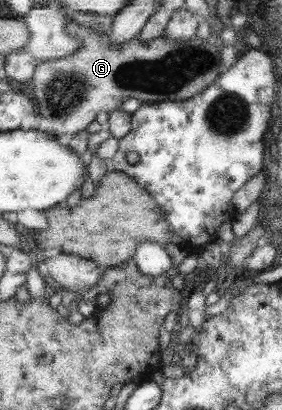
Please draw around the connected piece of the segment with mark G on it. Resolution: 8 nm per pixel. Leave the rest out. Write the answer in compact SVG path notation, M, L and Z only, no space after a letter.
M76 22L64 24L69 36L79 40L79 46L72 52L54 60L42 60L34 66L28 90L34 93L39 116L50 121L55 137L65 140L76 132L84 131L98 112L117 110L127 98L137 98L141 103L160 103L164 101L186 100L204 88L210 87L220 76L220 50L212 41L204 41L196 36L184 40L169 40L164 36L148 41L138 41L137 36L120 47L110 44L107 35L100 31L80 26Z

